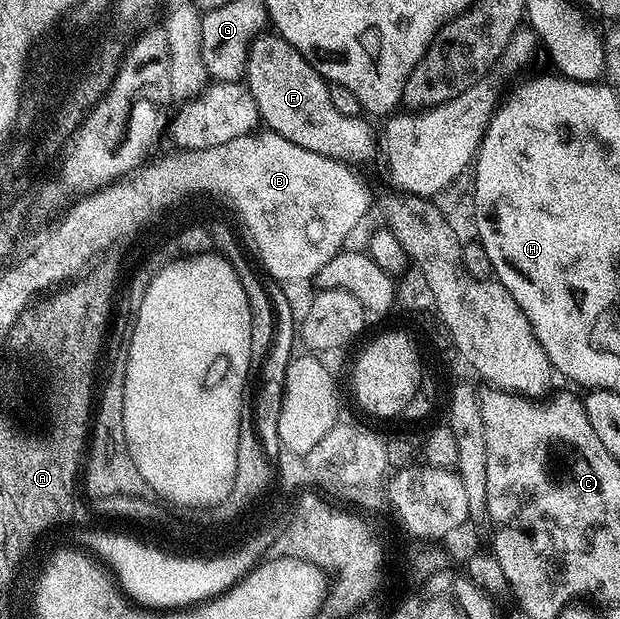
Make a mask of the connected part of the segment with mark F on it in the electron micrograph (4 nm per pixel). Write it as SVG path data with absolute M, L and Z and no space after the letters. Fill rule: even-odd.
M276 32L260 34L259 38L250 46L244 81L252 92L252 100L256 100L261 125L269 133L284 136L284 140L292 140L292 144L300 148L308 148L308 152L318 154L322 150L322 138L338 138L338 134L342 134L340 142L344 142L346 132L338 132L338 126L362 126L367 121L365 117L347 114L345 109L338 105L332 93L331 83L322 78L320 72L316 72L312 64L308 64L304 56L300 56L298 50L292 48L292 44L288 44L288 40L284 40Z

